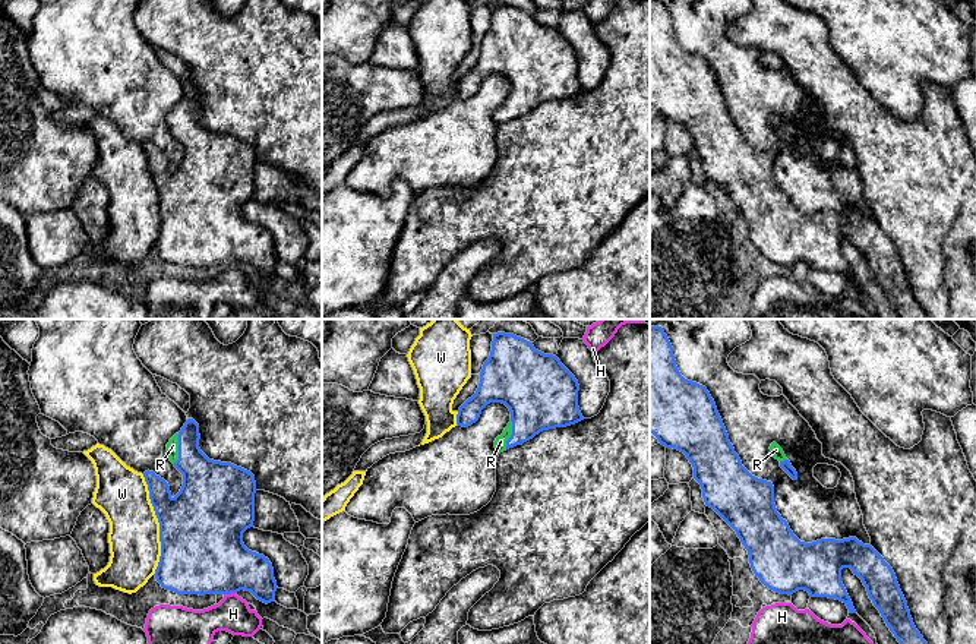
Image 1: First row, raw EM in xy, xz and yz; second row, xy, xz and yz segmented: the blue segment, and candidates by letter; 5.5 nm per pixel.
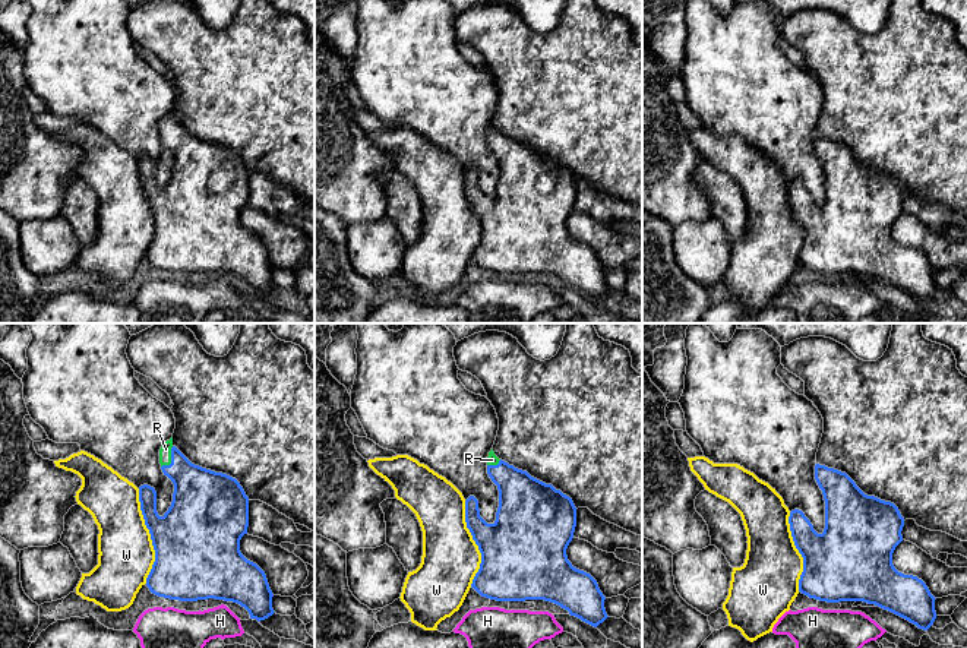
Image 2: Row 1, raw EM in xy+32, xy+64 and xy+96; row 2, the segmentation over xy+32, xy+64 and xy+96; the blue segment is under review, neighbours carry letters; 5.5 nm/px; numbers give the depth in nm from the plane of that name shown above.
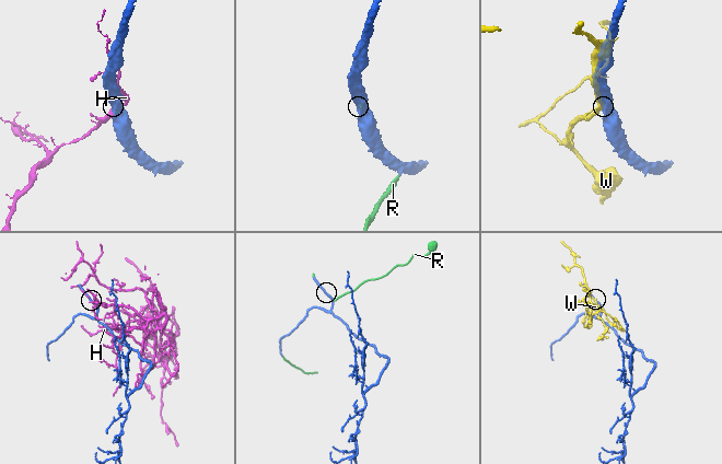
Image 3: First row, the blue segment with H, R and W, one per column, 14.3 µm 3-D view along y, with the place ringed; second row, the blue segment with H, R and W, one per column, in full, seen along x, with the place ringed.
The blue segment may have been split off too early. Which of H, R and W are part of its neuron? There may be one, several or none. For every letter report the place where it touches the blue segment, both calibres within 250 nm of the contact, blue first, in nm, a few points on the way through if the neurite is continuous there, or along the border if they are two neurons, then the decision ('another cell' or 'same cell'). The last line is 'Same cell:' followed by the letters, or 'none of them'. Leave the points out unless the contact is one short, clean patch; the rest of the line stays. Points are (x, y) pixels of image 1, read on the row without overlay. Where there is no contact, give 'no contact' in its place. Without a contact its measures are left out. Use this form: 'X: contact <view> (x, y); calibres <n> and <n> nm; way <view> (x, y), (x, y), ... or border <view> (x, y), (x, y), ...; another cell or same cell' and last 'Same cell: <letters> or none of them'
H: contact xy (229, 265); calibres 440 and 190 nm; another cell
R: contact xy (179, 120); calibres 260 and 60 nm; same cell
W: contact xy (160, 196); calibres 460 and 280 nm; another cell
Same cell: R

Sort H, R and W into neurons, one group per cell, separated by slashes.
H / R / W

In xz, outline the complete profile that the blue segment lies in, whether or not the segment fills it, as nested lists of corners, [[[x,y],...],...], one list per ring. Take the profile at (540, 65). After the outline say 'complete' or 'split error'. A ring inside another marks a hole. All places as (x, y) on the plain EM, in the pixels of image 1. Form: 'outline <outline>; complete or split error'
outline [[[498,4],[493,6],[490,28],[480,44],[478,60],[459,79],[457,97],[468,100],[478,92],[487,76],[505,76],[511,83],[511,94],[495,113],[495,120],[500,126],[522,117],[543,102],[566,100],[584,92],[578,79],[578,63],[578,53],[556,28],[536,22],[533,15],[521,9]]]; split error

